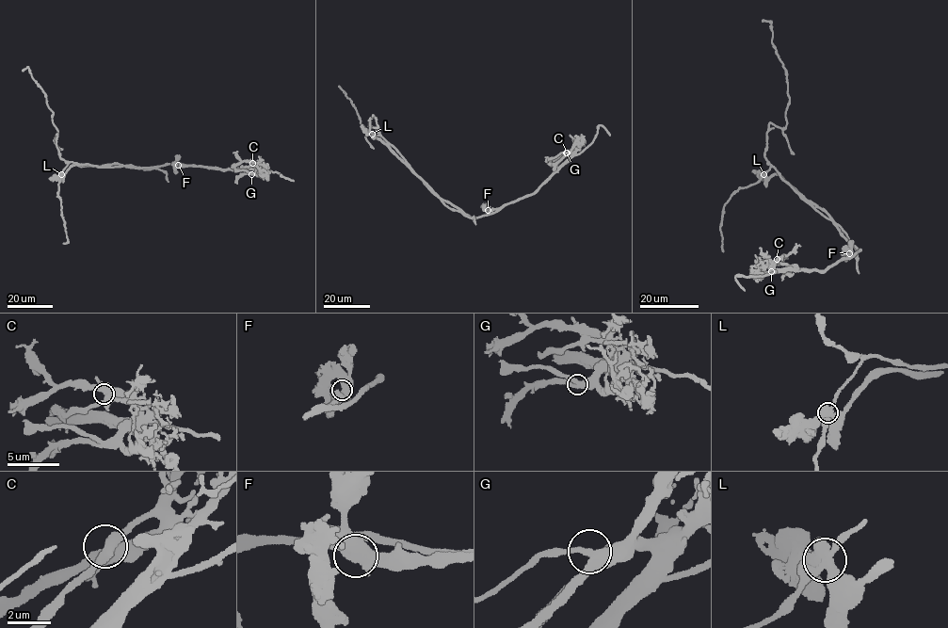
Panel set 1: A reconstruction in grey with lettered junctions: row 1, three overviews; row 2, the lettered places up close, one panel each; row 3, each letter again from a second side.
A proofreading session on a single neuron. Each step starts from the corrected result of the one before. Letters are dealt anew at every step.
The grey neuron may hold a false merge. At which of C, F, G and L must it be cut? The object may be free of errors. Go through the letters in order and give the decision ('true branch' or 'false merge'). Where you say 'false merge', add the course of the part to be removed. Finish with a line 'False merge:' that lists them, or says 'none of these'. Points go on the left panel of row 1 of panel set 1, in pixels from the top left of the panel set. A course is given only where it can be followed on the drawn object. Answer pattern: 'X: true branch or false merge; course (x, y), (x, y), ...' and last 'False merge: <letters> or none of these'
C: true branch
F: true branch
G: true branch
L: false merge; course (61, 174), (69, 163), (60, 157), (56, 145), (53, 111), (28, 68), (22, 71)
False merge: L

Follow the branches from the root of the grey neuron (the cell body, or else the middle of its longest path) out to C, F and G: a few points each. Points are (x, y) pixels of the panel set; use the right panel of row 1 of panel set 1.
C: (831, 220), (840, 234), (859, 249), (853, 256), (841, 260), (822, 273), (776, 269), (777, 259)
F: (831, 220), (840, 234), (859, 250), (848, 259), (849, 253)
G: (831, 220), (840, 234), (859, 251), (822, 273), (784, 268), (771, 271)

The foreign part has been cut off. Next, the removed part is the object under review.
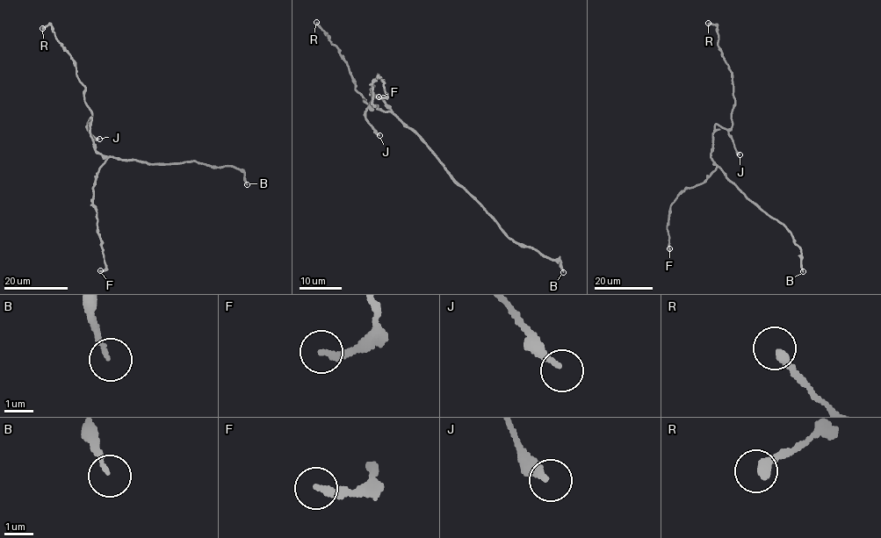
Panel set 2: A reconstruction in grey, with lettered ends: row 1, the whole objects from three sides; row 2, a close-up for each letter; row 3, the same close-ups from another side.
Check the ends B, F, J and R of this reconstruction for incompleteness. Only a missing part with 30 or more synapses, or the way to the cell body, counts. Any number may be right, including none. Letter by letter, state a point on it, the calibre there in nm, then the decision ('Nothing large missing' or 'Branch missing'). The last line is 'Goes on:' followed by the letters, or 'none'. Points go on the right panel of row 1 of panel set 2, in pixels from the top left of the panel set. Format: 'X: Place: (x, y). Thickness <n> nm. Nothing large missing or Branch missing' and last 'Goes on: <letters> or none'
B: Place: (803, 271). Thickness 140 nm. Branch missing
F: Place: (669, 248). Thickness 240 nm. Nothing large missing
J: Place: (740, 154). Thickness 260 nm. Nothing large missing
R: Place: (708, 23). Thickness 320 nm. Nothing large missing
Goes on: B

